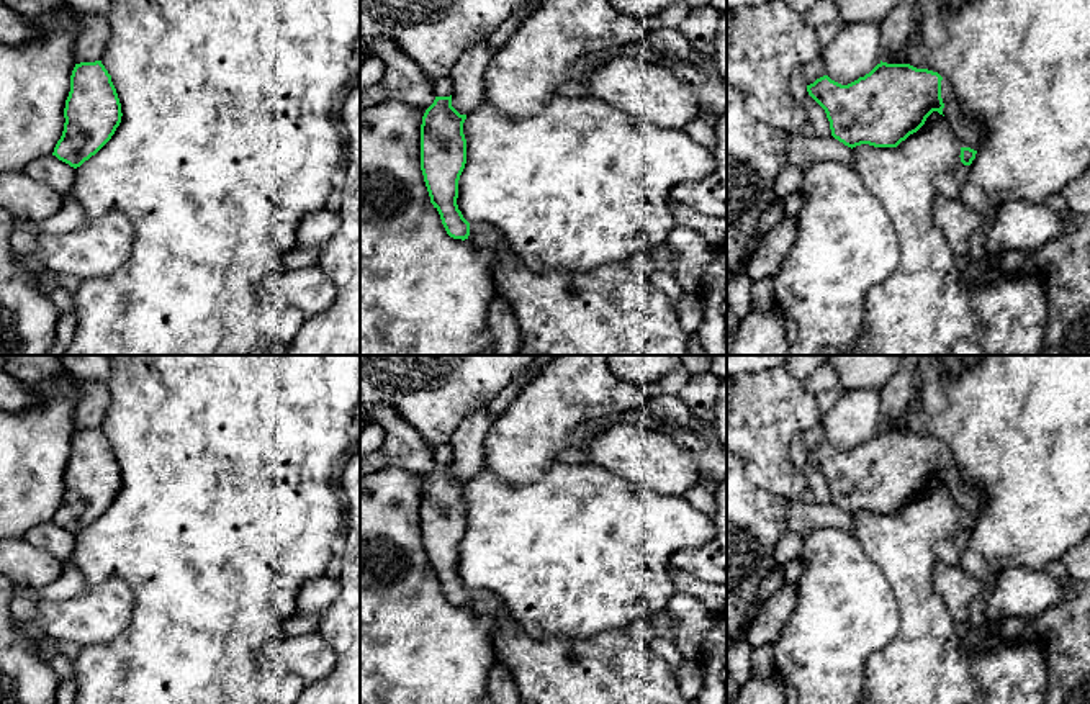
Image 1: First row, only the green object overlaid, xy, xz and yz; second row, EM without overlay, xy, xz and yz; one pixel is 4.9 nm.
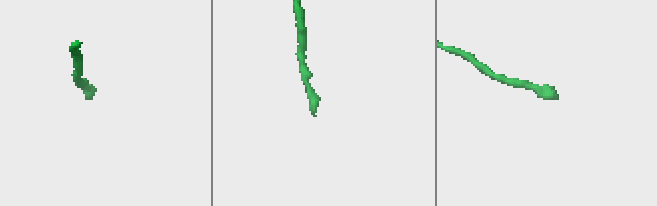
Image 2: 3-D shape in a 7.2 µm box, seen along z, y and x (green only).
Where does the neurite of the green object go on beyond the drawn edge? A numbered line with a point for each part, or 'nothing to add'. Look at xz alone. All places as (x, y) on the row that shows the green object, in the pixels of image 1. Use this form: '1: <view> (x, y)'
1: xz (611, 310)

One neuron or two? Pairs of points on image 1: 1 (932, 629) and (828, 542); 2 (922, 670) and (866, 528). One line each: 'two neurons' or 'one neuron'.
1: two neurons
2: one neuron

